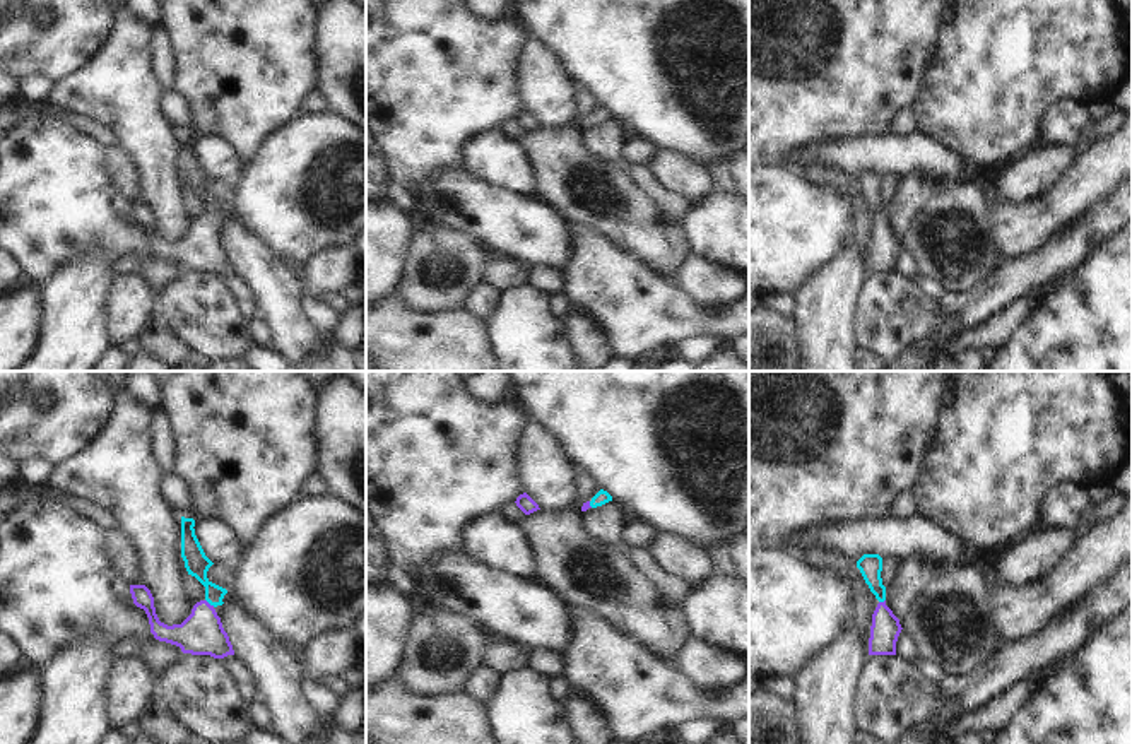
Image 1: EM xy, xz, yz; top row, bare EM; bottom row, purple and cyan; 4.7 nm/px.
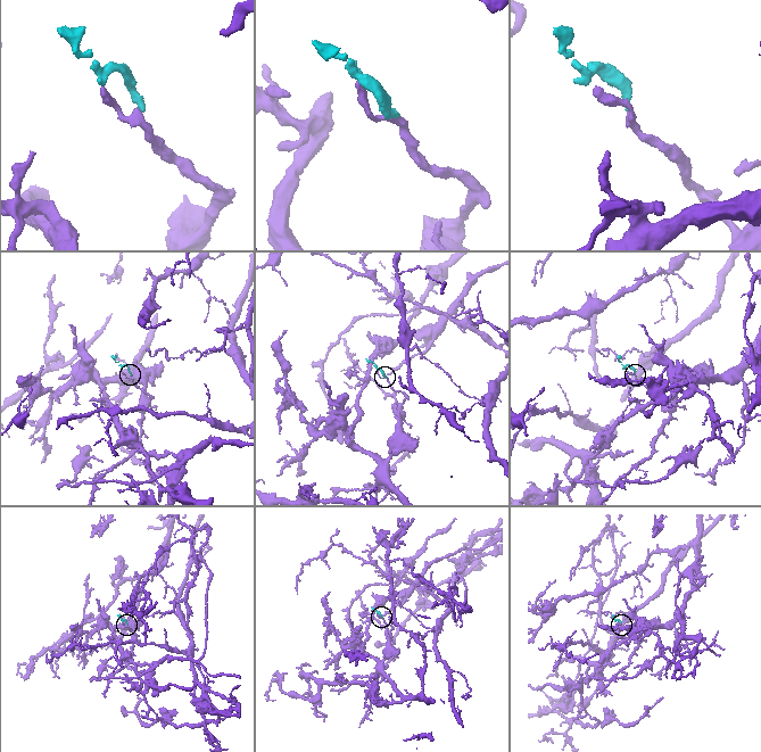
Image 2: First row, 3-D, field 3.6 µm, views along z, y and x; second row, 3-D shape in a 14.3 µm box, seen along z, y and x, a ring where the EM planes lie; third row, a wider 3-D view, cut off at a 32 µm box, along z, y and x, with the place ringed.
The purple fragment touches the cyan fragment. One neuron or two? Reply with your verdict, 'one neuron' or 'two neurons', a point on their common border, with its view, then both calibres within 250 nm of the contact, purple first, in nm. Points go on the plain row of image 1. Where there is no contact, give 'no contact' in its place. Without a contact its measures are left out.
one neuron; contact xy (209, 221); calibres 200 and 120 nm

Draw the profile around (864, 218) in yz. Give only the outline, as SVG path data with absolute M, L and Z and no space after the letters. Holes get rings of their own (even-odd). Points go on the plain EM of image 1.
M812 164L802 169L802 174L811 185L834 188L853 202L855 226L852 229L852 238L855 239L862 255L869 260L872 231L879 217L865 200L857 180L848 176L845 171L834 171L833 168L826 168L822 164Z

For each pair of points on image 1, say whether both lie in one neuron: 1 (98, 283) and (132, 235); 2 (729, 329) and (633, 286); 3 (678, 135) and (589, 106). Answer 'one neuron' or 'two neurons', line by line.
1: two neurons
2: one neuron
3: two neurons

